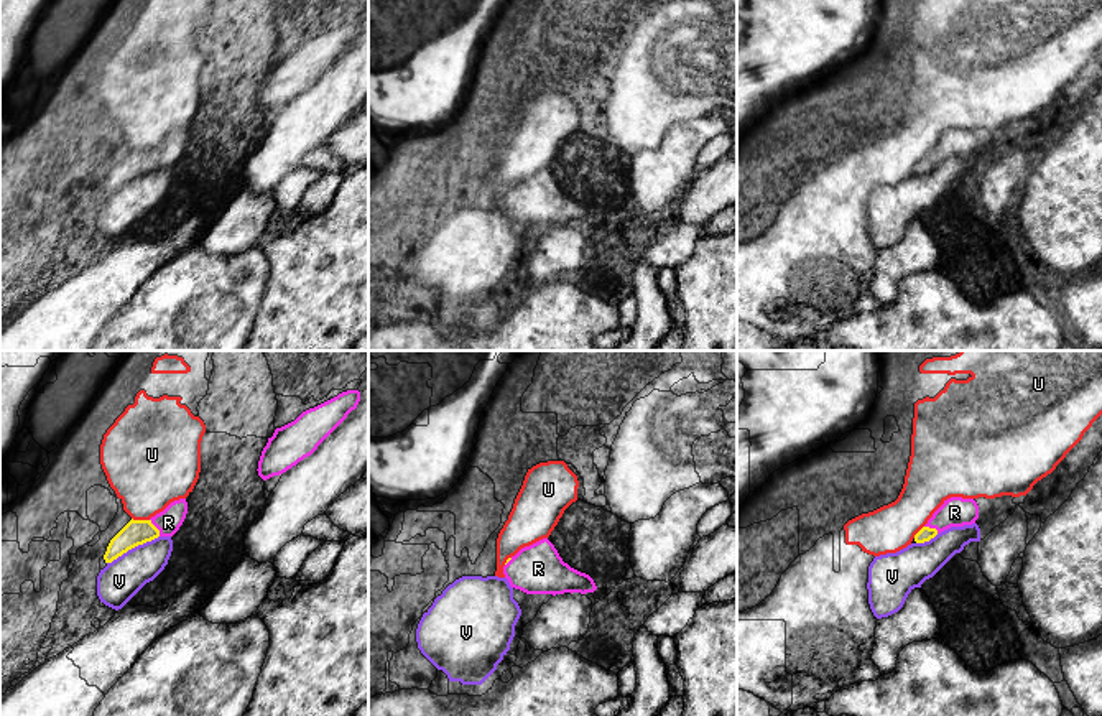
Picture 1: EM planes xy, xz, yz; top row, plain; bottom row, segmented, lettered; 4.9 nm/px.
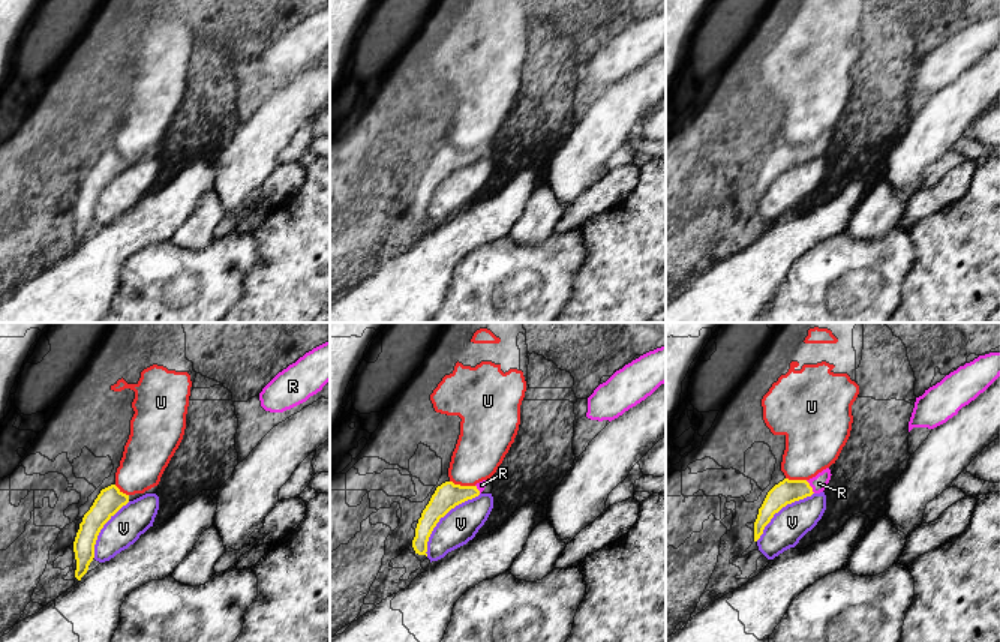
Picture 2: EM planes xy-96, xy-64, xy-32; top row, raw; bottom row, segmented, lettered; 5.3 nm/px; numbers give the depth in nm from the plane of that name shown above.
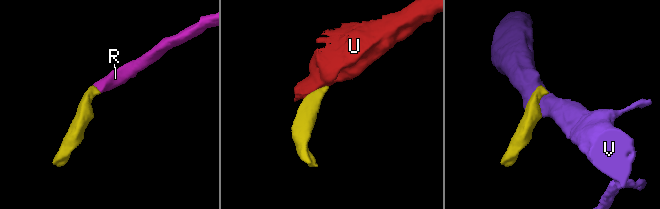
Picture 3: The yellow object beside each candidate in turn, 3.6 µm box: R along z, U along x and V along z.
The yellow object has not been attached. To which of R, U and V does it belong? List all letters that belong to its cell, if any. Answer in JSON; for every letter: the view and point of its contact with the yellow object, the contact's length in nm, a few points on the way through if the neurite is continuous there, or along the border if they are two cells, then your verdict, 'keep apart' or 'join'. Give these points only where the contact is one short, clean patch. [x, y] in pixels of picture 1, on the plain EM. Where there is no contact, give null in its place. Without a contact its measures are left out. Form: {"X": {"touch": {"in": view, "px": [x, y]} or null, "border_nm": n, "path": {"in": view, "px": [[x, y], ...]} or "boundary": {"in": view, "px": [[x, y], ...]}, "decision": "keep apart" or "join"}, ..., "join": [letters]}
{"R": {"touch": {"in": "xy", "px": [155, 158]}, "border_nm": 100, "path": {"in": "xy", "px": [[137, 163], [155, 158], [168, 153]]}, "decision": "join"}, "U": {"touch": {"in": "xy", "px": [140, 152]}, "border_nm": 90, "boundary": {"in": "xy", "px": [[132, 148], [148, 152]]}, "decision": "keep apart"}, "V": {"touch": {"in": "xy", "px": [132, 178]}, "border_nm": 300, "decision": "keep apart"}, "join": ["R"]}

